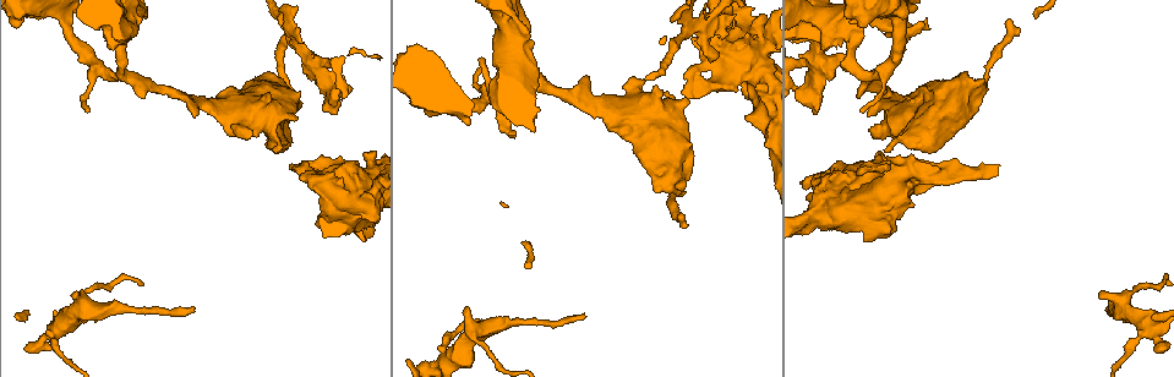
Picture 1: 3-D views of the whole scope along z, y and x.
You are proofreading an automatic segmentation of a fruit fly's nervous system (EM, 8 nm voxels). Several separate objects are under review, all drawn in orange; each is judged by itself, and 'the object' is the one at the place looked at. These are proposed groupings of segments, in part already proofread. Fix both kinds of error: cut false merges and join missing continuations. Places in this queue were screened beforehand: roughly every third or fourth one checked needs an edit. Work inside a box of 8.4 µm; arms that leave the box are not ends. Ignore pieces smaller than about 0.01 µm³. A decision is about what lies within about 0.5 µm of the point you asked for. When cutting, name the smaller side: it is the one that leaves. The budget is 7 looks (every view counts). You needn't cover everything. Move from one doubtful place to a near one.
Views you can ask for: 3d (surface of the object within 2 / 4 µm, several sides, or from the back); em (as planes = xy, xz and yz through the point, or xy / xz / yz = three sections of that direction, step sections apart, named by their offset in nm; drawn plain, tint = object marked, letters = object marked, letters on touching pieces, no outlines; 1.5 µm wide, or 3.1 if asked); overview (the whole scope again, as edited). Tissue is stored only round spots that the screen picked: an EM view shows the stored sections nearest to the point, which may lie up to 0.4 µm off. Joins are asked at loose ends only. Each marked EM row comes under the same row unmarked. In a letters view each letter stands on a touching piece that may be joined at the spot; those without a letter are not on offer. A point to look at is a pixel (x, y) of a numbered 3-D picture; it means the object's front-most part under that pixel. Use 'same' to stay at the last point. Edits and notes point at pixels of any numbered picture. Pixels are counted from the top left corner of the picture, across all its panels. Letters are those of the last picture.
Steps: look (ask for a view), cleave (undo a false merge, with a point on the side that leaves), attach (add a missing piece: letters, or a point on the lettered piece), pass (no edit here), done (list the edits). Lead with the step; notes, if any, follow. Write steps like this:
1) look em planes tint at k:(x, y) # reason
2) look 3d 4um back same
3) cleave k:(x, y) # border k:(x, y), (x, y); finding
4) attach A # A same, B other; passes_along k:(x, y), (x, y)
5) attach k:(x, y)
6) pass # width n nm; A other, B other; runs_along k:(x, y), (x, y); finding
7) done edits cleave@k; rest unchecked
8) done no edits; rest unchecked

look em planes letters at 1:(731, 71) # arms run side by side

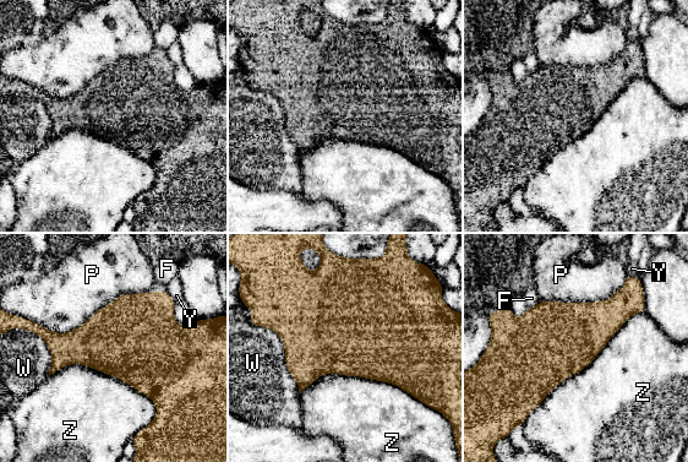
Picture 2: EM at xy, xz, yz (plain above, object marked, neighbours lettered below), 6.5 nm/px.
pass # width 500 nm; F other, P other, W other, Y other, Z other; border 2:(300, 391), (348, 374), (415, 398); one neuron here

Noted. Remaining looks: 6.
look em planes letters at 1:(850, 34) # arms run side by side

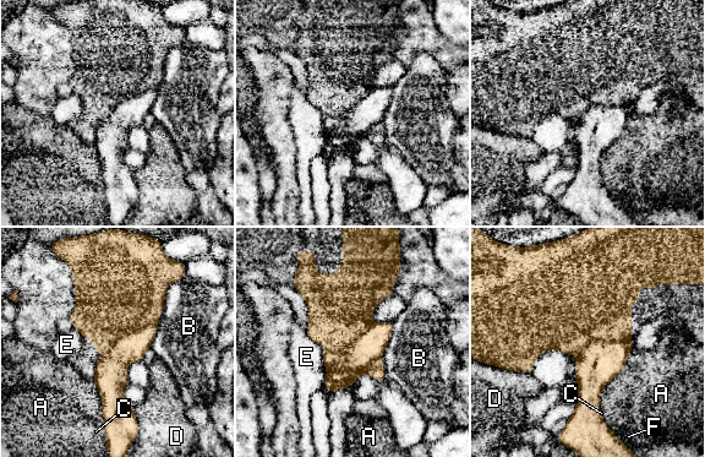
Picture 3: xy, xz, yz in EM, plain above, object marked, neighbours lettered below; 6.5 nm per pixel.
cleave 3:(115, 297) # longest_contact B 500 nm; A other, B other, C other, D other, E other, F other; border 3:(157, 321), (129, 331), (102, 354); two neurons meet here

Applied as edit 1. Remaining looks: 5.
look 3d 2um back at 1:(311, 64) # side arm on a straight run

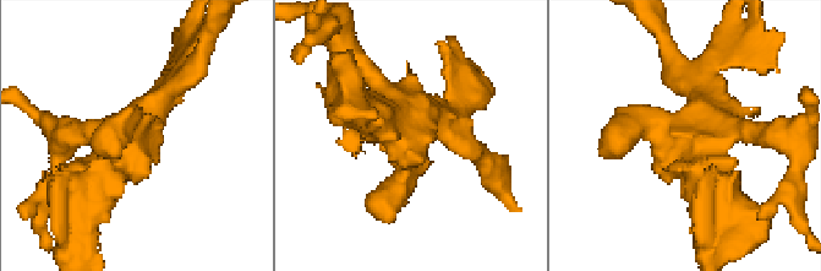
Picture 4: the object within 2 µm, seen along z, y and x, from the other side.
look em xz step 4 tint at 4:(688, 135) # need the tissue

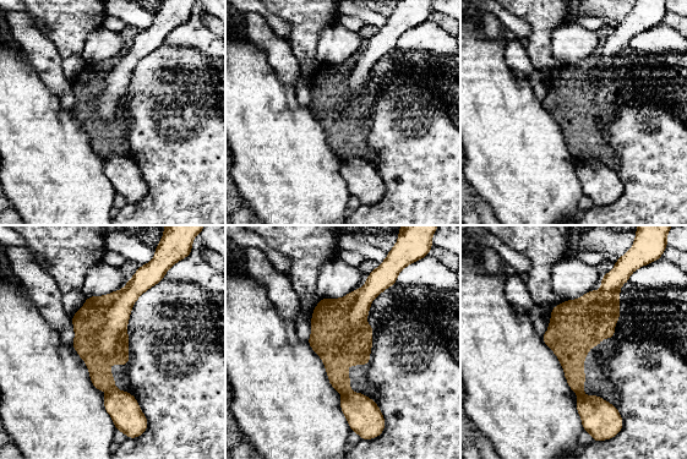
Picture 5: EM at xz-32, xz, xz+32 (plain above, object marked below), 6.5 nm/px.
look em xz step 4 letters same # what lies round it

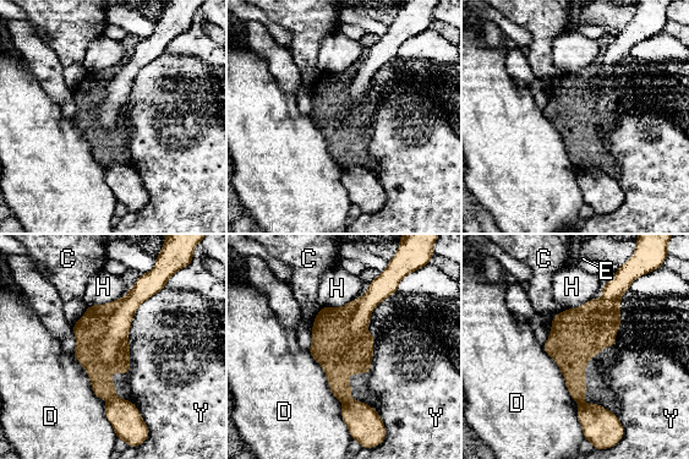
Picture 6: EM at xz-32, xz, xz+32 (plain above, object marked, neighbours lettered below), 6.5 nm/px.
cleave 6:(118, 326) # longest_contact D 650 nm; C other, D other, E other, H other, Y other; a second neuron is stuck on

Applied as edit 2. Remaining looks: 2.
done edits cleave@3, cleave@6; rest unchecked

